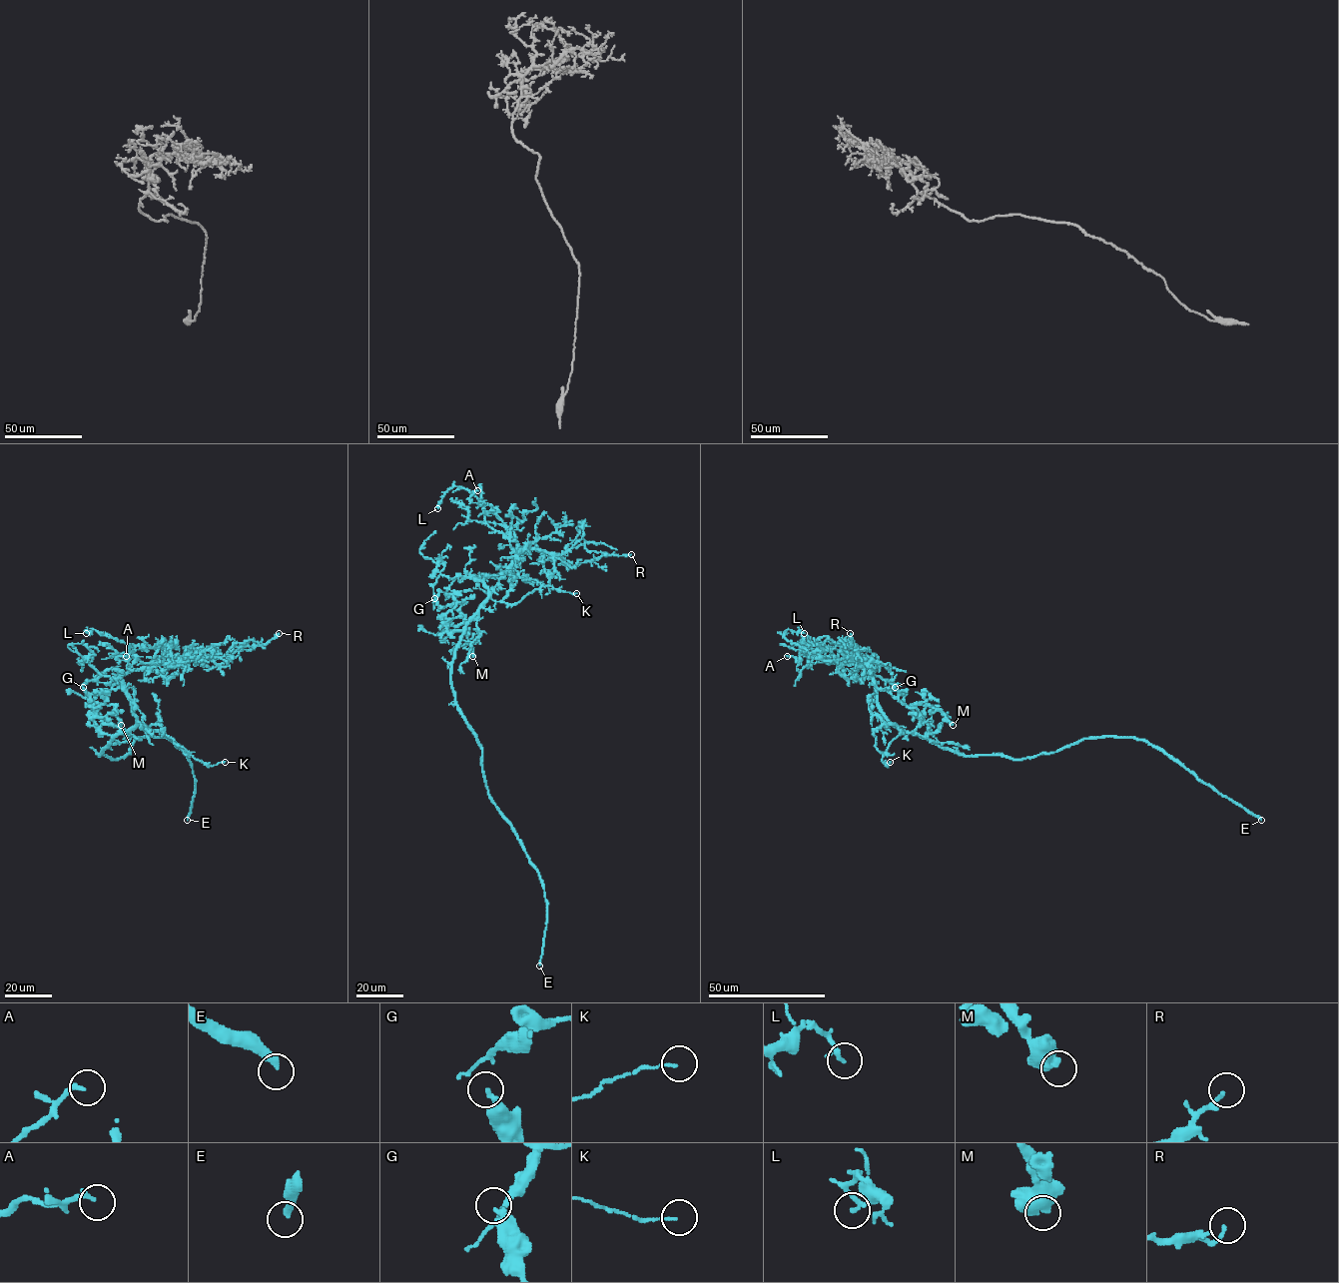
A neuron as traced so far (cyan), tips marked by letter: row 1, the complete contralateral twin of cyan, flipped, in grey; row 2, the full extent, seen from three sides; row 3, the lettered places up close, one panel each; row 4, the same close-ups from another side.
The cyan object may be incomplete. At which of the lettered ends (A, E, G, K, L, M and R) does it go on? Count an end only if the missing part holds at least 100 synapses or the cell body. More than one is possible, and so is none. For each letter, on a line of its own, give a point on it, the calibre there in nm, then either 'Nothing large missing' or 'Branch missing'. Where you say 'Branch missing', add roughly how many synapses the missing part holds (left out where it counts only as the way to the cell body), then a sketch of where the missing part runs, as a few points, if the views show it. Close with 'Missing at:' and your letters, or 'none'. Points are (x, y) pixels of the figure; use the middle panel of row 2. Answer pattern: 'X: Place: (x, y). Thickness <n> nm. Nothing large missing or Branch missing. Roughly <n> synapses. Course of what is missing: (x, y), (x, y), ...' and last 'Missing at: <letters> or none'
A: Place: (477, 490). Thickness 190 nm. Nothing large missing
E: Place: (539, 965). Thickness 320 nm. Branch missing
G: Place: (434, 598). Thickness 150 nm. Nothing large missing
K: Place: (576, 593). Thickness 90 nm. Nothing large missing
L: Place: (437, 508). Thickness 170 nm. Nothing large missing
M: Place: (472, 656). Thickness 650 nm. Nothing large missing
R: Place: (631, 554). Thickness 140 nm. Nothing large missing
Missing at: E

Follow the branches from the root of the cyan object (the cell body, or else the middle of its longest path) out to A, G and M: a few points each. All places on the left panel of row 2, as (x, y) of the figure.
A: (99, 756), (136, 724), (122, 676), (162, 662), (140, 662), (131, 651), (126, 659), (118, 659), (126, 656)
G: (99, 756), (112, 738), (100, 730), (94, 718), (106, 696), (88, 694), (83, 687)
M: (99, 756), (112, 737), (100, 730), (91, 706), (95, 702), (112, 704), (121, 725)

